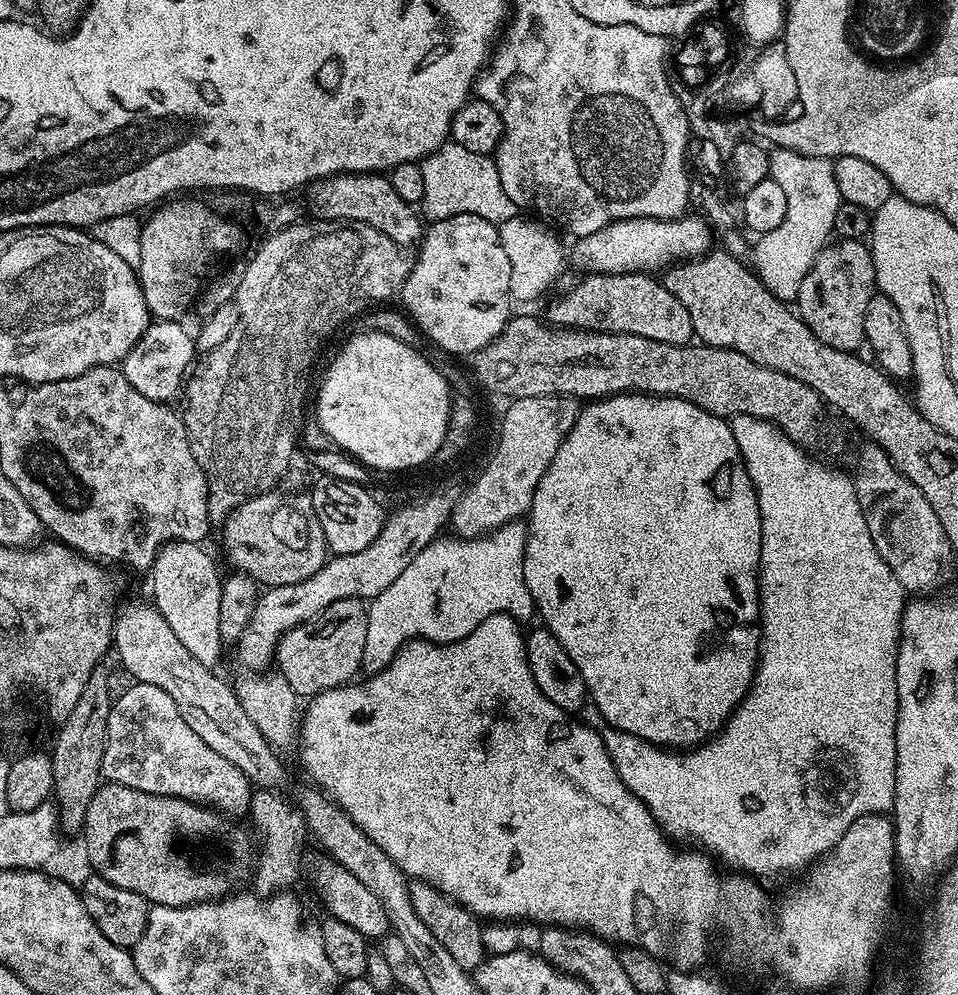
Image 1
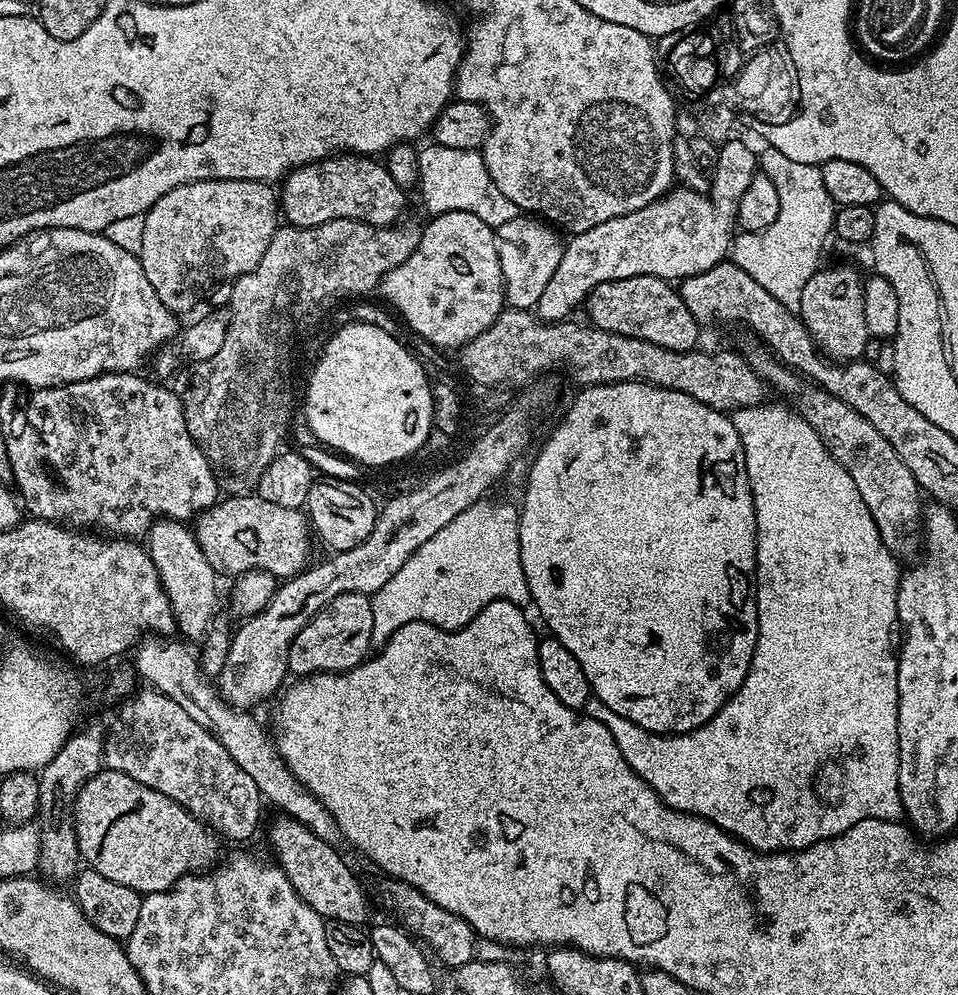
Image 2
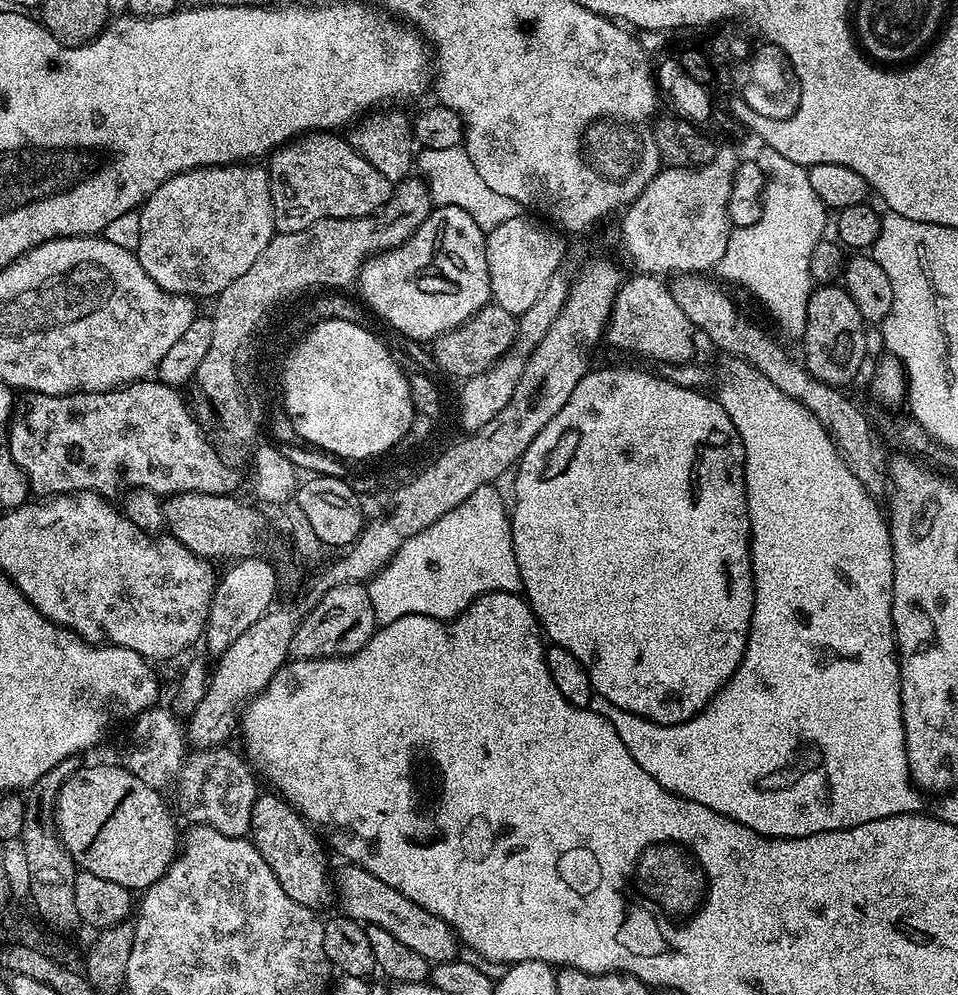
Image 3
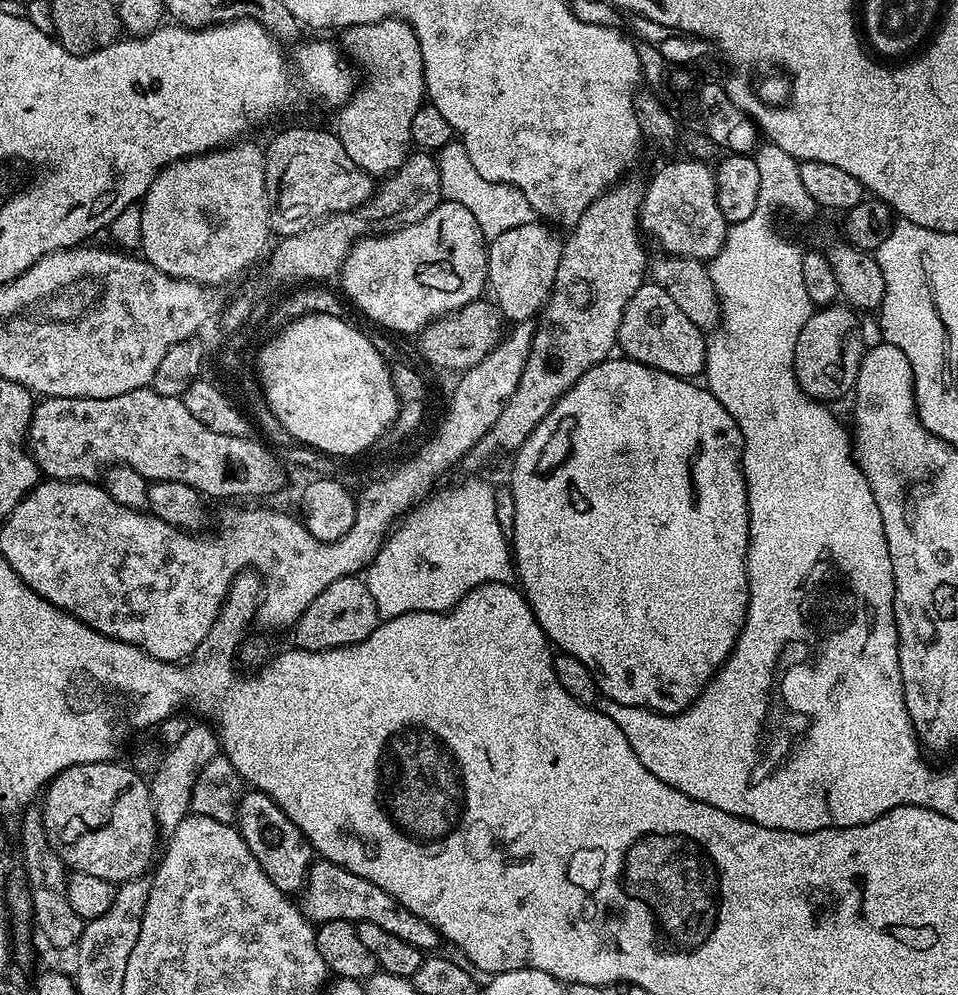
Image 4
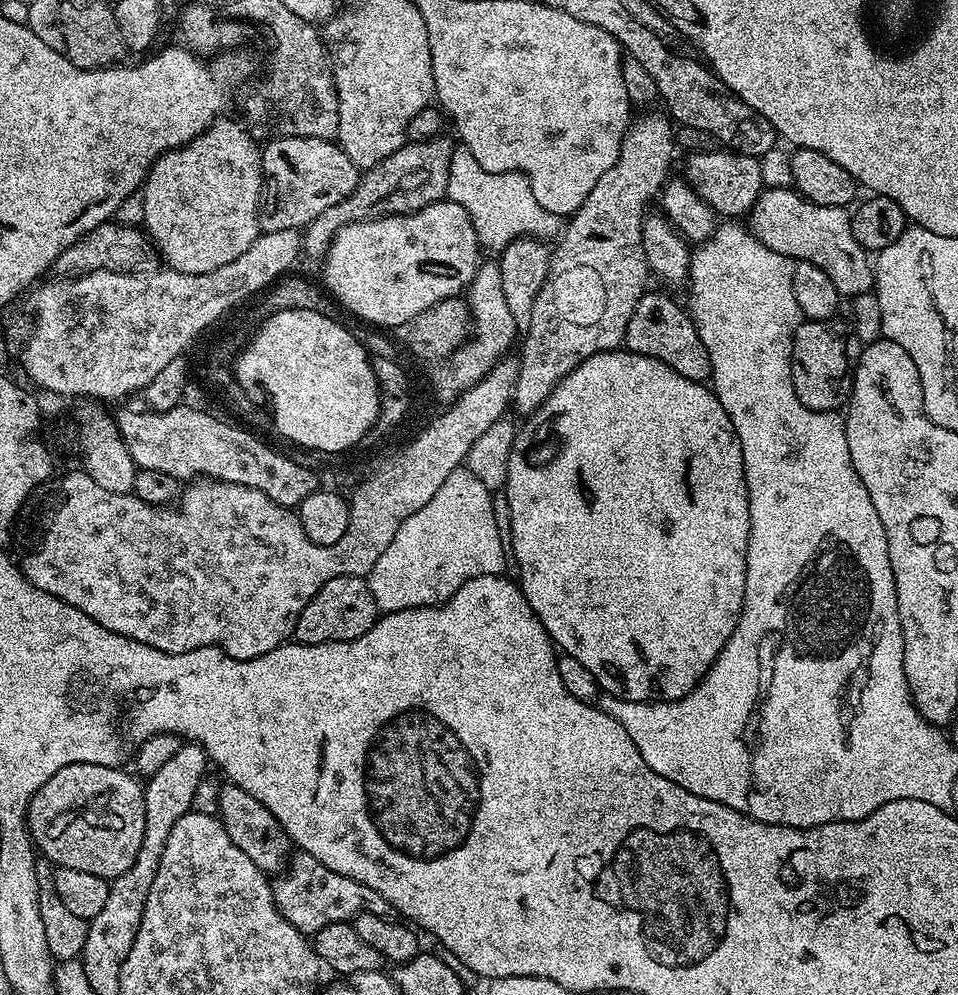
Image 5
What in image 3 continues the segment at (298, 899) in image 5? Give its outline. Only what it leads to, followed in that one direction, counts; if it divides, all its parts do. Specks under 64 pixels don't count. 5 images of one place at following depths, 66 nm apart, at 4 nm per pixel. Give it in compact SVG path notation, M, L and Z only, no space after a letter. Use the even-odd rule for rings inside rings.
M345 863L343 867L337 872L335 869L334 872L334 896L335 899L340 899L339 911L343 915L358 920L365 926L381 928L394 934L398 942L410 946L410 950L418 950L418 954L422 954L422 958L426 958L429 965L435 966L457 959L456 931L442 917L438 914L430 914L430 910L422 910L418 902L410 902L406 894L394 890L394 886L386 886L382 878L374 878L370 870L349 863Z

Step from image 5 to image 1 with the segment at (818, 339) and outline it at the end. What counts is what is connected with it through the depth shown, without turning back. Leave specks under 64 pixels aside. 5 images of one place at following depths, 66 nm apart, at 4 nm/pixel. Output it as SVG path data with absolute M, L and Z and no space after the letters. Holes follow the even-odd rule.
M837 239L818 254L802 281L794 304L806 326L810 326L826 346L834 346L834 350L843 352L856 352L859 344L865 343L866 306L870 306L877 292L871 247L864 240Z

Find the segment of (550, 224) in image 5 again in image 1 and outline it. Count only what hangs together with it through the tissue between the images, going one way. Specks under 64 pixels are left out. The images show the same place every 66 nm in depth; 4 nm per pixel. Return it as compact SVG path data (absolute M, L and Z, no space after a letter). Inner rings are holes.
M446 142L436 152L431 152L419 161L422 170L422 198L418 205L425 221L445 220L454 214L478 214L478 218L486 218L497 226L517 215L518 209L510 198L506 198L506 190L502 190L502 182L498 178L496 161L492 156L474 154L474 150L466 150L457 144Z

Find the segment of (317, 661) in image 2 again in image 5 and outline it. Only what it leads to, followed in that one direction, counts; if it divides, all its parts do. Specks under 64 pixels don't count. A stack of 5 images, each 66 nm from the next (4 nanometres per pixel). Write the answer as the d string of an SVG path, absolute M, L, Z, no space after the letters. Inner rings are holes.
M362 576L336 577L326 582L298 615L294 640L298 644L337 644L362 638L366 630L376 625L377 619L378 609L367 579Z

